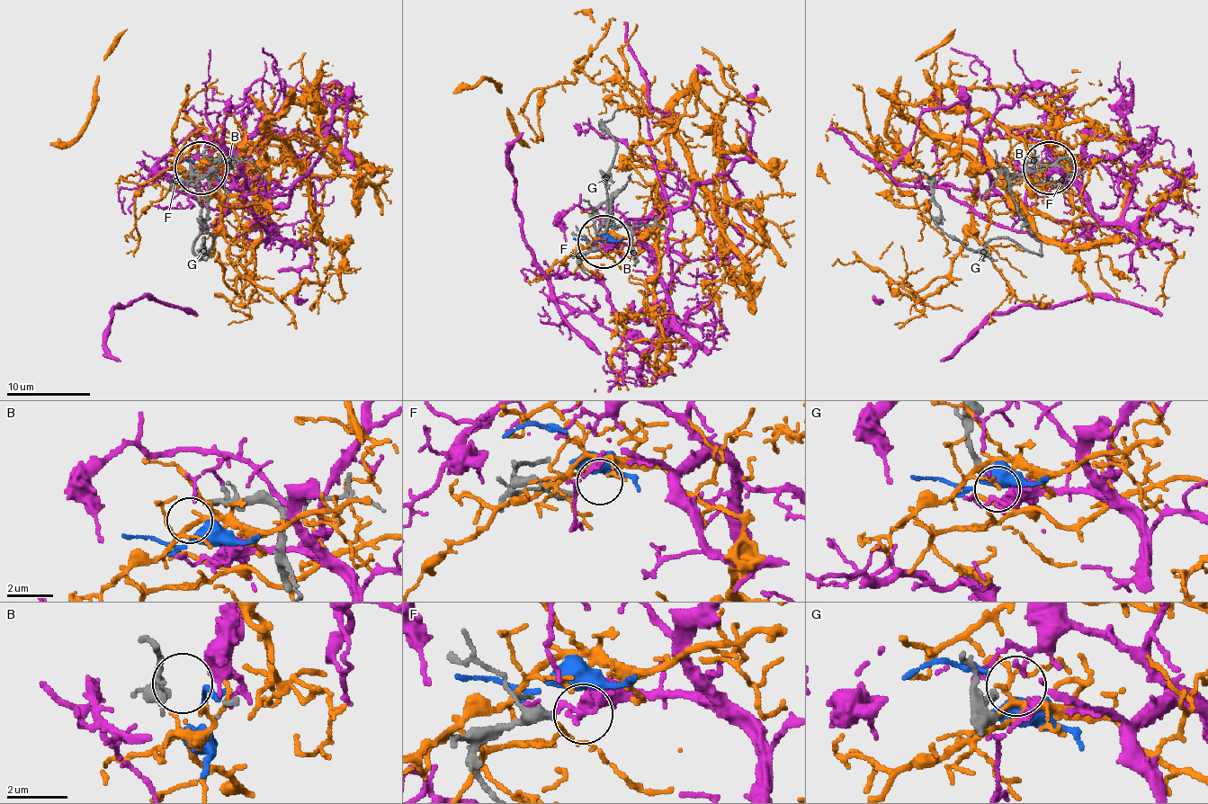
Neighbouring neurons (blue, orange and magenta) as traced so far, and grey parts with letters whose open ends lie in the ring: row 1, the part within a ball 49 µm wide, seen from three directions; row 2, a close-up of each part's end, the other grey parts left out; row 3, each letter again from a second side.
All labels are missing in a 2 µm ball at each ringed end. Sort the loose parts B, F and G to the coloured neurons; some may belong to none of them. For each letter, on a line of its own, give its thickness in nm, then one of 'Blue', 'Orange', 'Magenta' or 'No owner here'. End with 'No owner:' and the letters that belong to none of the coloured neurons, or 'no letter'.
B: Thickness 160 nm. No owner here
F: Thickness 240 nm. No owner here
G: Thickness 240 nm. No owner here
No owner: B, F, G

